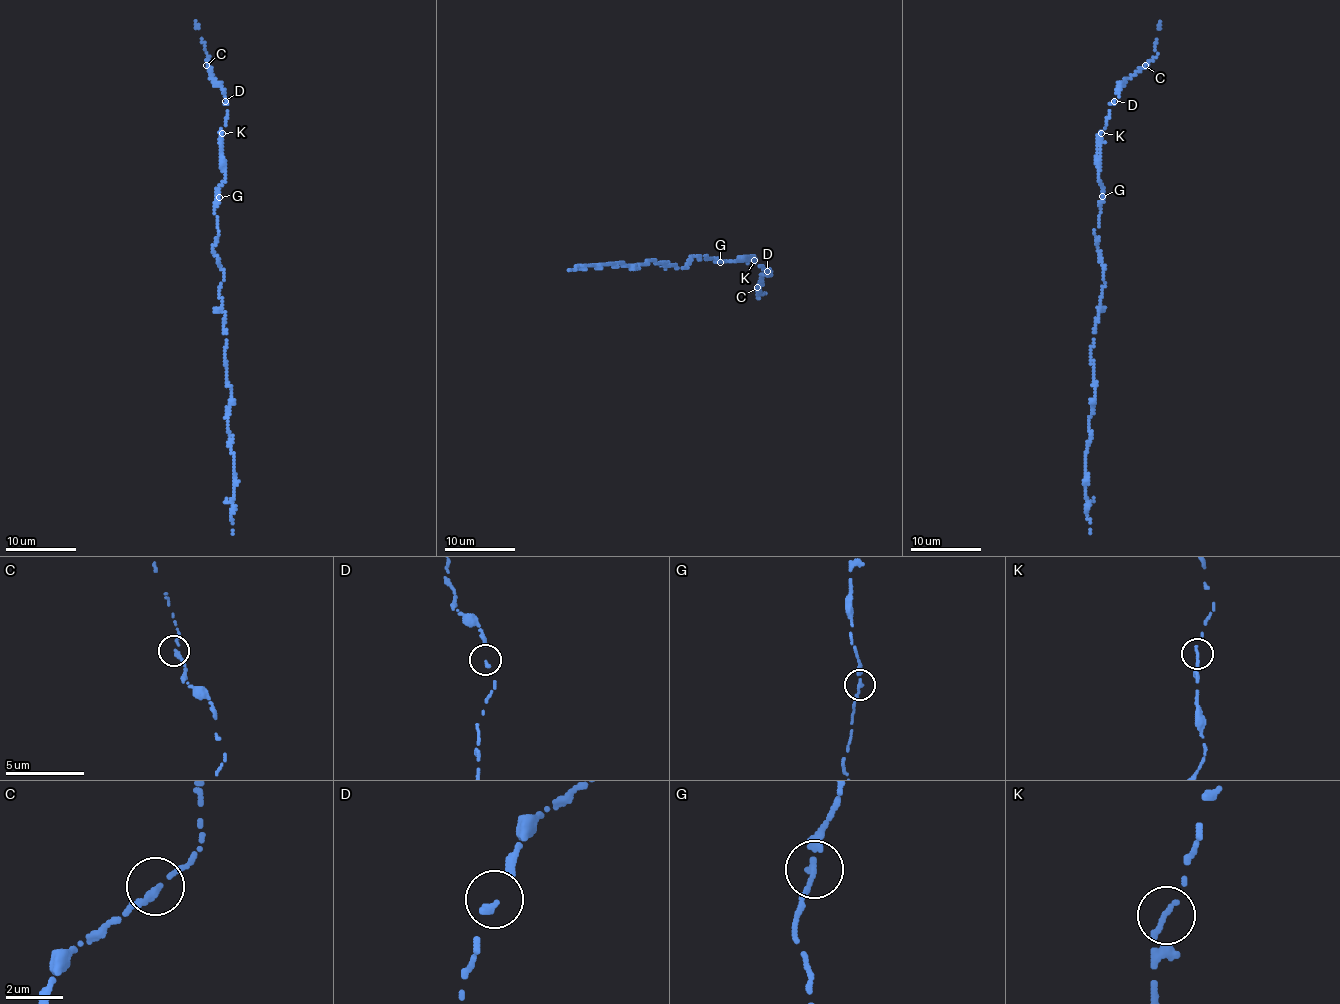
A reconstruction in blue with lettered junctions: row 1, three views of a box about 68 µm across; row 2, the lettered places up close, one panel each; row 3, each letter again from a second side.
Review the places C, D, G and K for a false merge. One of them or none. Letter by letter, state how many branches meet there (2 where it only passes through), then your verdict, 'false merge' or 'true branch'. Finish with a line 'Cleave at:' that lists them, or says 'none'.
C: 2 | true branch
D: 1 | true branch
G: 2 | true branch
K: 2 | true branch
Cleave at: none

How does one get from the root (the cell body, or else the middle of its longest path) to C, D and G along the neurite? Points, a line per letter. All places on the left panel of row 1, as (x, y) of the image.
C: (217, 258), (215, 205), (225, 179), (221, 130), (229, 110), (225, 90), (213, 81), (206, 65)
D: (217, 258), (215, 205), (225, 179), (221, 140), (229, 114), (225, 101)
G: (217, 258), (214, 251), (218, 236), (215, 205), (219, 197)

